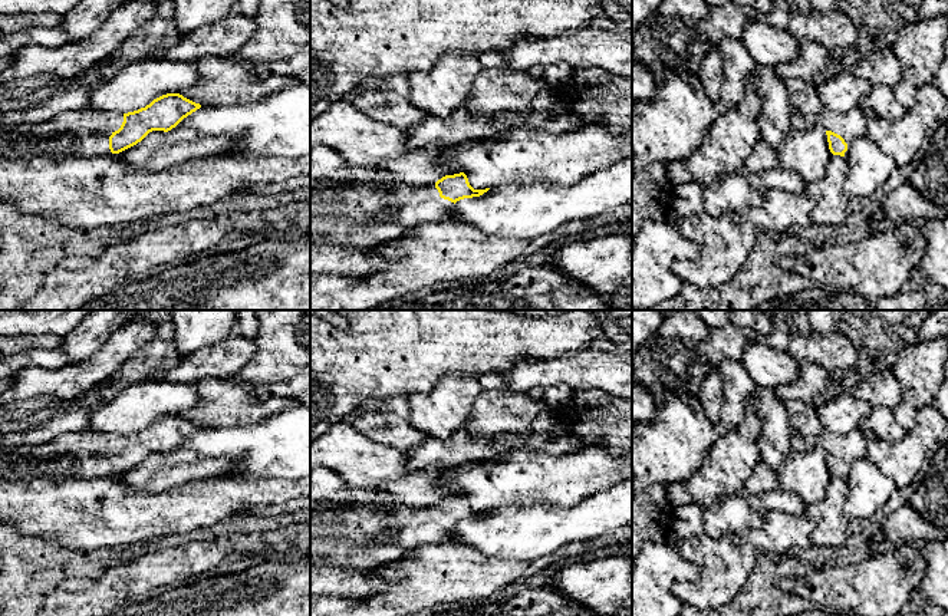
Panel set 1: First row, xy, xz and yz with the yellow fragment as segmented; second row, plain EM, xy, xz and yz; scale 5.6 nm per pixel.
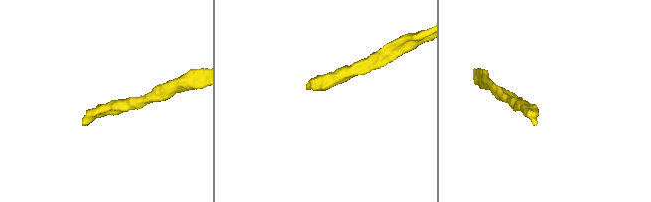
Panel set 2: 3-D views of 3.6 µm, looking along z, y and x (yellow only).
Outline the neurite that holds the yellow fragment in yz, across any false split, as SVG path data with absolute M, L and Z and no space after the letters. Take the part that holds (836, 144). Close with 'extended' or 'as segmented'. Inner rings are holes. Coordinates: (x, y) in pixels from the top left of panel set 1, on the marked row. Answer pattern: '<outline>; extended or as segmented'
M863 105L846 113L835 113L823 108L816 116L816 125L826 131L830 152L846 158L852 142L866 135L869 116Z; extended

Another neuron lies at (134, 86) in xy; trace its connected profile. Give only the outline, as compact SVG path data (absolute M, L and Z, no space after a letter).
M144 57L115 70L111 79L93 85L86 108L128 113L145 108L162 95L178 93L195 80L195 62Z

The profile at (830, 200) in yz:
M832 155L824 175L806 184L804 192L813 200L812 223L836 227L846 218L849 195L845 181L849 168L845 157Z

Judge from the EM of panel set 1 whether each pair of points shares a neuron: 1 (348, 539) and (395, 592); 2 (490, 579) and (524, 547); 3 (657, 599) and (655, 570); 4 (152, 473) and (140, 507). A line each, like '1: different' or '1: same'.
1: different
2: different
3: same
4: different

